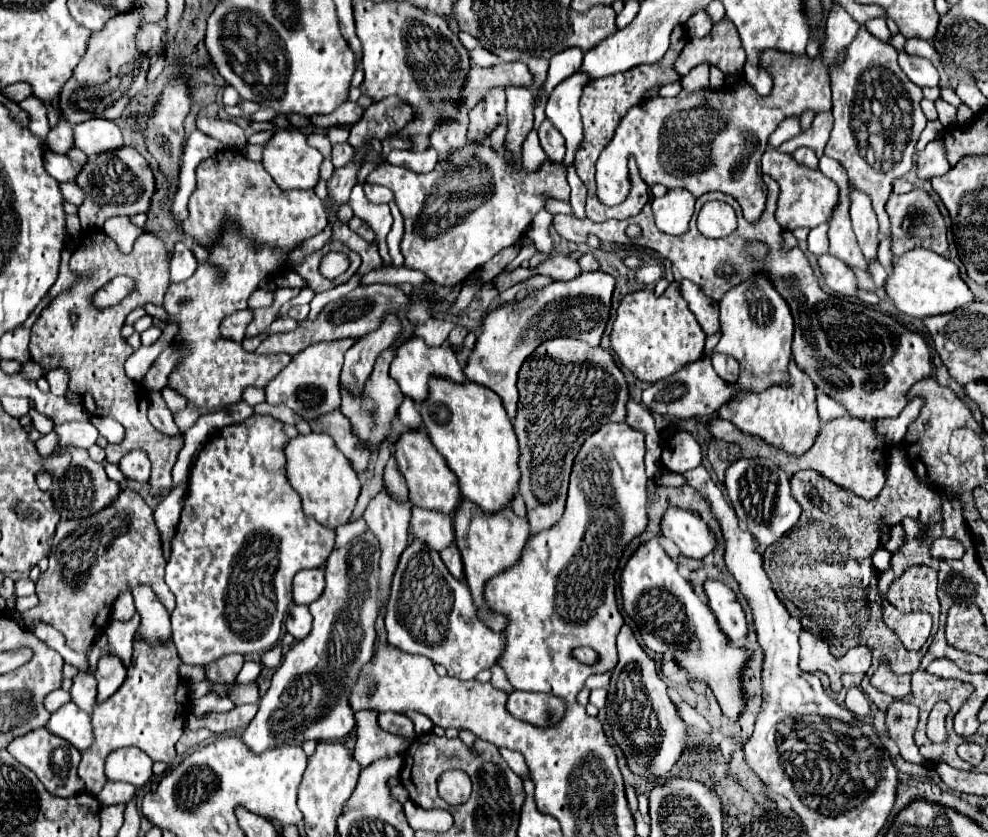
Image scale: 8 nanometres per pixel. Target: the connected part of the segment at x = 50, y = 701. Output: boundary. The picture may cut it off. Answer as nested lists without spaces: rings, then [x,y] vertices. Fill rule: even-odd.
[[[57,689],[57,691],[53,691],[53,693],[47,695],[45,705],[47,705],[47,709],[49,709],[51,713],[55,713],[61,705],[65,705],[65,703],[69,703],[69,701],[71,701],[71,693],[69,693],[69,691],[63,691],[63,689]]]

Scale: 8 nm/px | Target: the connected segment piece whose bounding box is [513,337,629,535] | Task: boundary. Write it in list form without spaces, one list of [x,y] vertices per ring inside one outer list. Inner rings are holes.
[[[553,337],[541,343],[521,365],[519,369],[519,409],[513,421],[515,433],[519,437],[521,447],[521,483],[519,493],[527,505],[527,521],[531,525],[531,533],[545,531],[553,527],[565,511],[565,497],[571,467],[575,455],[589,435],[597,431],[605,421],[625,421],[625,403],[629,397],[627,383],[623,371],[617,367],[613,355],[601,347],[589,347],[583,341],[573,337]]]

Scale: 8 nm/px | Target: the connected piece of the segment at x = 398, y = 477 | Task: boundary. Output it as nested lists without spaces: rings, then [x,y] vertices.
[[[391,453],[389,457],[389,463],[385,465],[385,485],[387,485],[387,491],[393,495],[393,497],[399,497],[403,501],[407,501],[407,485],[405,485],[405,479],[397,467],[397,461],[395,461],[395,455]]]

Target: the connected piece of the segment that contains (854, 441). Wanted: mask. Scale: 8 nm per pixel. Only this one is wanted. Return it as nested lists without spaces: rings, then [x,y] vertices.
[[[837,417],[827,423],[821,423],[819,435],[817,435],[813,447],[809,451],[805,451],[801,457],[789,455],[787,451],[765,445],[761,441],[755,441],[755,445],[753,445],[753,435],[741,433],[731,421],[723,421],[723,419],[711,421],[711,433],[713,433],[713,437],[723,439],[727,443],[737,443],[745,458],[751,458],[753,455],[755,457],[769,455],[771,461],[775,461],[787,475],[793,475],[800,470],[813,469],[863,499],[875,499],[875,495],[879,495],[881,489],[885,487],[885,441],[881,437],[877,437],[873,423],[867,423],[861,419]]]

